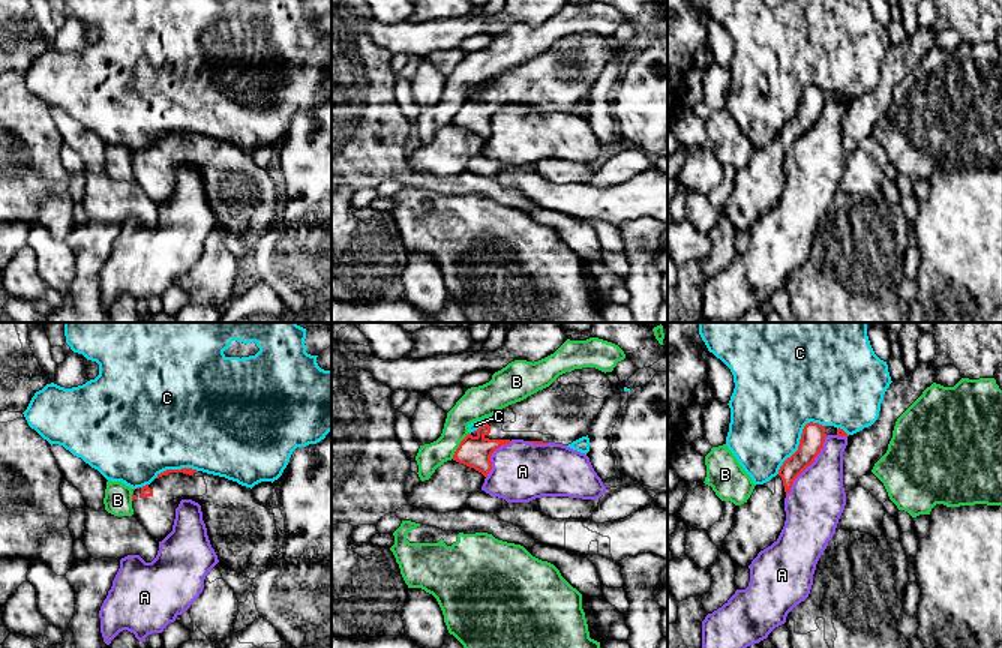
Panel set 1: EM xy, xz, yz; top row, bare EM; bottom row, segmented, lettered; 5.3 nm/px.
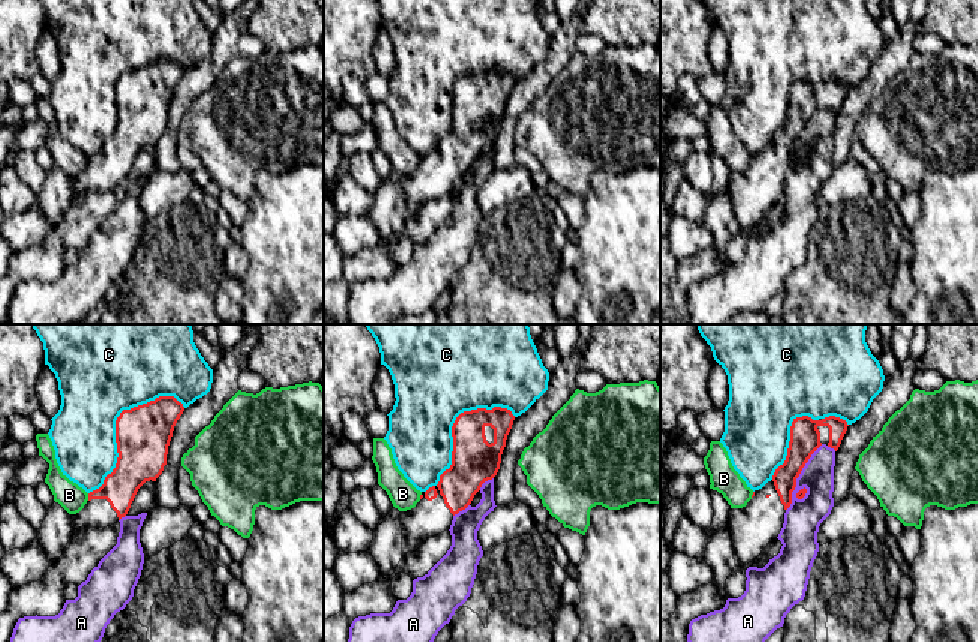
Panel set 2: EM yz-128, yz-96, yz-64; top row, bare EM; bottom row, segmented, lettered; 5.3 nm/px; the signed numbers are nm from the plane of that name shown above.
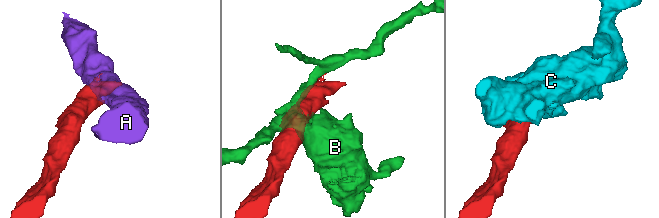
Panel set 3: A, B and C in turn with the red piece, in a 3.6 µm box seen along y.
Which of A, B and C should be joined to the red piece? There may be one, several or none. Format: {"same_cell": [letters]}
{"same_cell": []}

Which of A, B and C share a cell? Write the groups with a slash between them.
A / B / C

